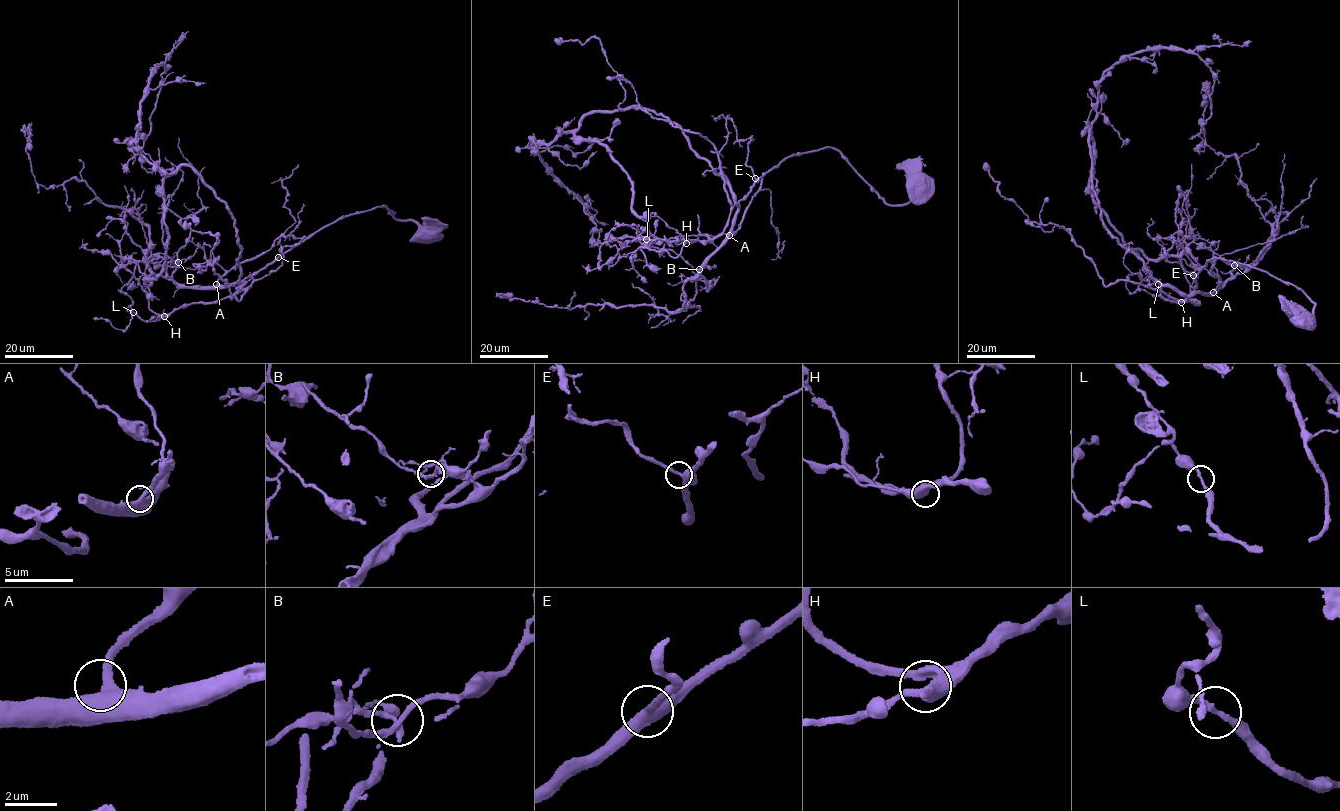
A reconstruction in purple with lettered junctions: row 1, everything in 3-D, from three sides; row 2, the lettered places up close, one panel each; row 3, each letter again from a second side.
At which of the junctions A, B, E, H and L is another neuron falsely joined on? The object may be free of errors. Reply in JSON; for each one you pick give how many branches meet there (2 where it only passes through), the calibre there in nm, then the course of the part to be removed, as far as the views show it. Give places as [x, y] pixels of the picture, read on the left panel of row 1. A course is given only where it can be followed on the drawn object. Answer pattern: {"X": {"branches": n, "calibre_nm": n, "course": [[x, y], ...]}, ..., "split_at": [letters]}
{"split_at": []}

